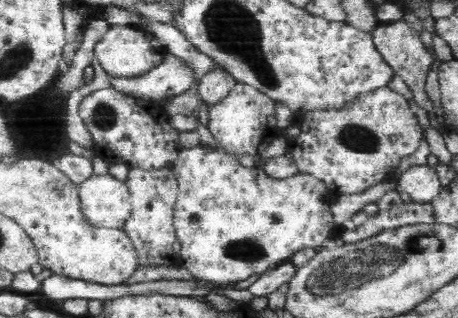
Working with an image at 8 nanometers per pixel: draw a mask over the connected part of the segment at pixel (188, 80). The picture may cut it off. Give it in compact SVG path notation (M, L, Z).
M166 54L164 61L137 77L111 77L111 86L118 92L159 102L186 92L195 82L189 66L172 54Z

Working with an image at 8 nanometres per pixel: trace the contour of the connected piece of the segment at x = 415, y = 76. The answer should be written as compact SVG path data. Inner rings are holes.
M400 19L398 21L379 24L372 32L372 38L374 44L377 46L377 50L381 52L382 57L385 58L385 61L396 71L396 74L404 80L405 84L408 85L408 88L412 90L411 92L422 92L422 96L426 98L424 94L424 82L426 82L428 71L433 63L432 54L428 51L428 48L425 47L425 44L422 42L421 34L414 30L405 20Z

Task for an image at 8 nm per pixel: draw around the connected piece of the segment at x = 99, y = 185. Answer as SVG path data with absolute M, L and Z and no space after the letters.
M94 173L78 185L81 210L90 223L122 229L134 209L129 183L108 173Z

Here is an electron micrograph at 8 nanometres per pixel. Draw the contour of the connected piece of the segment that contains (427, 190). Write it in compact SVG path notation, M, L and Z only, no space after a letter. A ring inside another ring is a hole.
M414 165L403 172L397 182L407 200L430 203L442 190L436 171L430 165Z

